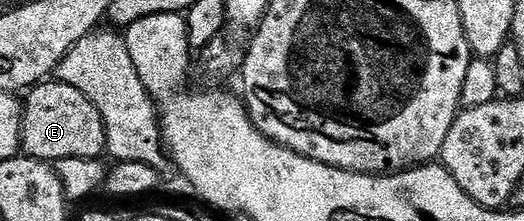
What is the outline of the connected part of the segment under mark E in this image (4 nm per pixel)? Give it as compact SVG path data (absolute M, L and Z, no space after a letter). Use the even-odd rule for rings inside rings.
M52 78L35 85L23 97L22 103L24 117L20 146L23 155L45 162L62 158L98 160L105 155L108 143L102 114L94 110L94 102L90 102L82 90L74 90L74 86L66 86L63 80Z

